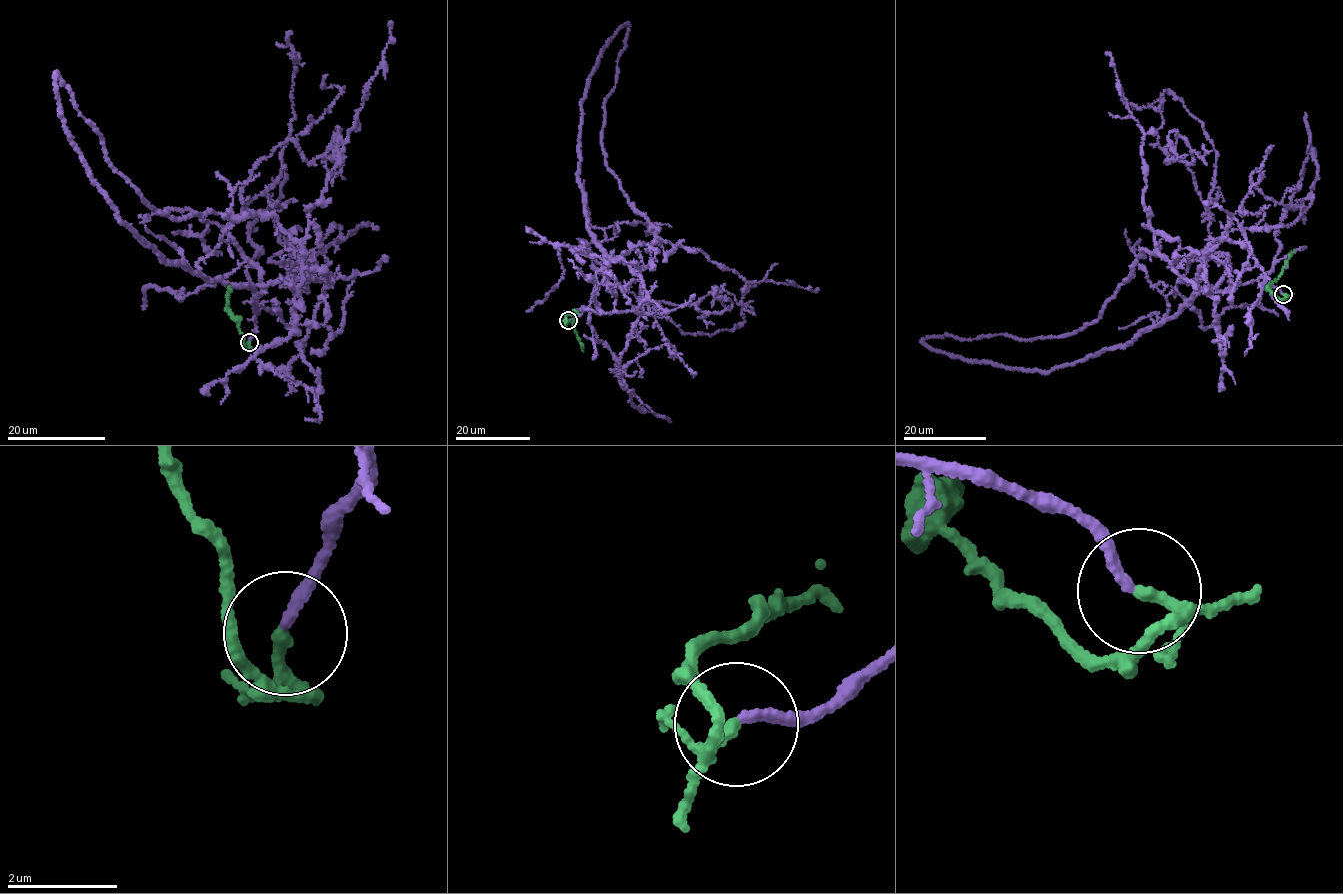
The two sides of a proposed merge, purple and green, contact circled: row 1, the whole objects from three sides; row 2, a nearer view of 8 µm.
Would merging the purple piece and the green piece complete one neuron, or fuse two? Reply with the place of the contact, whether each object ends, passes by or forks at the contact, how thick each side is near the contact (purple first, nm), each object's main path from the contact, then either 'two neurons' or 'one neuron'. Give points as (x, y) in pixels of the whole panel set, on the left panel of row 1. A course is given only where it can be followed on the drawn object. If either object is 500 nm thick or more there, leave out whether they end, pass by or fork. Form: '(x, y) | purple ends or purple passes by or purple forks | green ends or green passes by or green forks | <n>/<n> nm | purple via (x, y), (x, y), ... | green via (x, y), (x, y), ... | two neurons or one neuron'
(249, 342) | purple ends | green passes by | 190/160 nm | purple via (249, 342), (252, 289), (118, 217), (56, 74), (154, 209), (275, 214), (301, 240), (390, 21) | green via (249, 342), (245, 346), (238, 319), (226, 308), (228, 285) | one neuron

